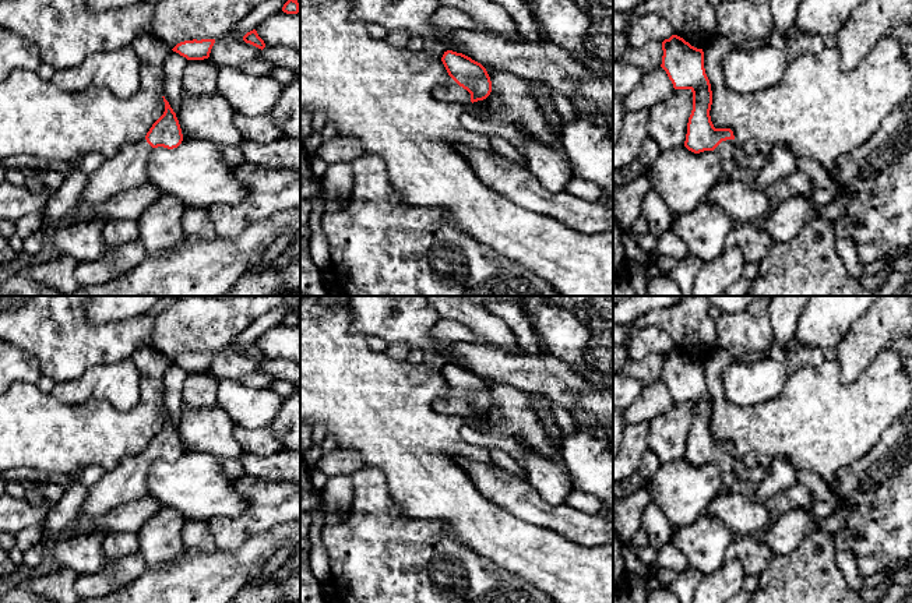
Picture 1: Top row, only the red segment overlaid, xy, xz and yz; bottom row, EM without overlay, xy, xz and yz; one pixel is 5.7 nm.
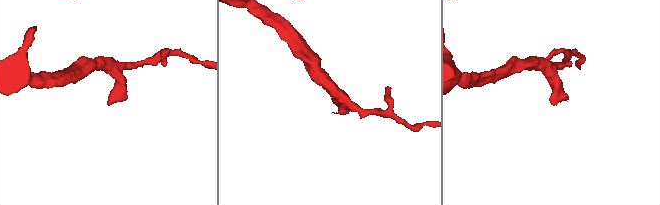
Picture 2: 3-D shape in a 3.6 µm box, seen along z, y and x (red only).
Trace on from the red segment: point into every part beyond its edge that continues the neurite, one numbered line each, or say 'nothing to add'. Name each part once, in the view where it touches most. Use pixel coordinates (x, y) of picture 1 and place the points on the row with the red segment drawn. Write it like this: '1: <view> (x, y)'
1: xz (450, 92)

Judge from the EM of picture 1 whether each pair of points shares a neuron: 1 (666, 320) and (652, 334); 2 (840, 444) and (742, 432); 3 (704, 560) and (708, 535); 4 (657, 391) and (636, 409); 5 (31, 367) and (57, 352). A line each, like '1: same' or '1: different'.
1: different
2: same
3: same
4: same
5: different

